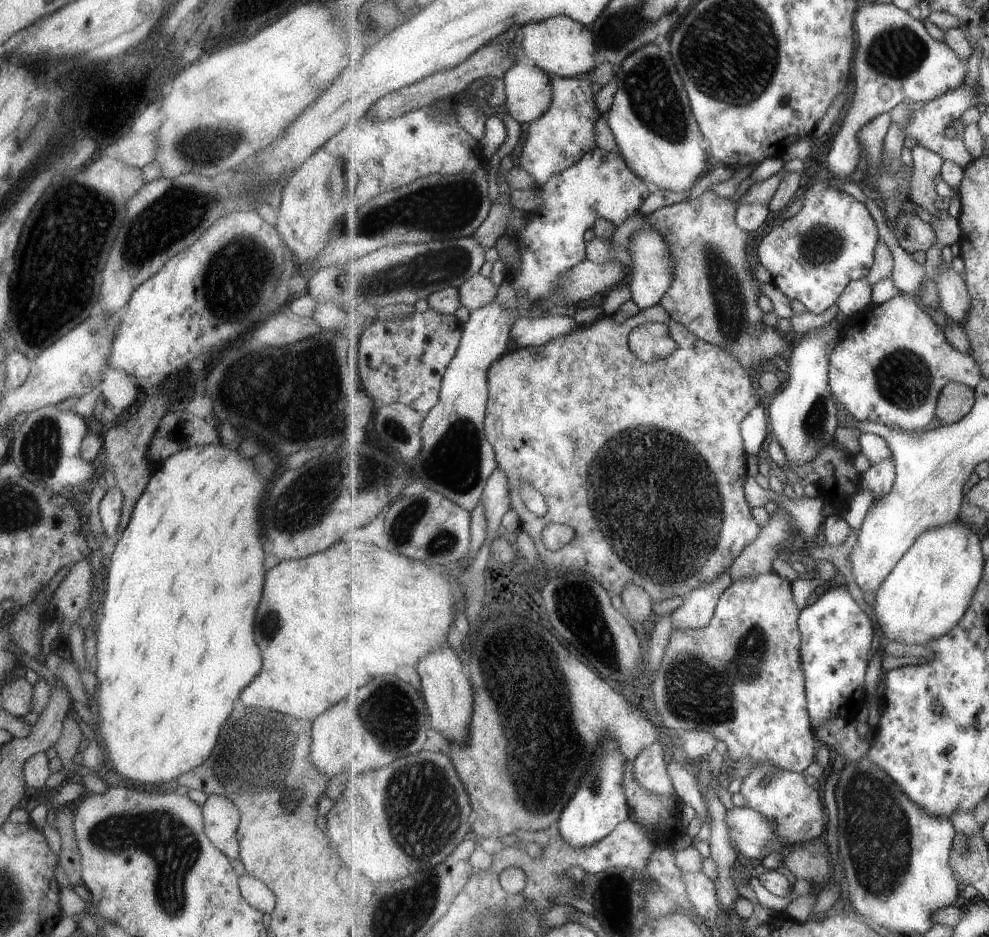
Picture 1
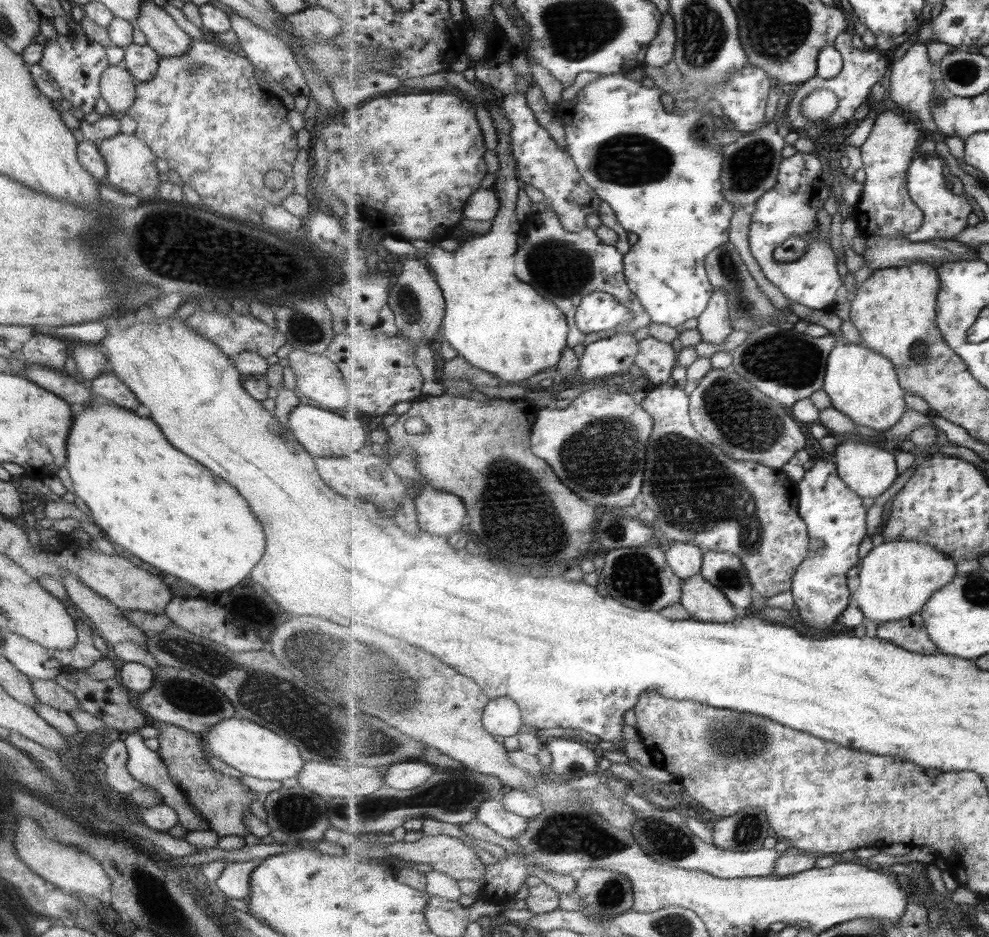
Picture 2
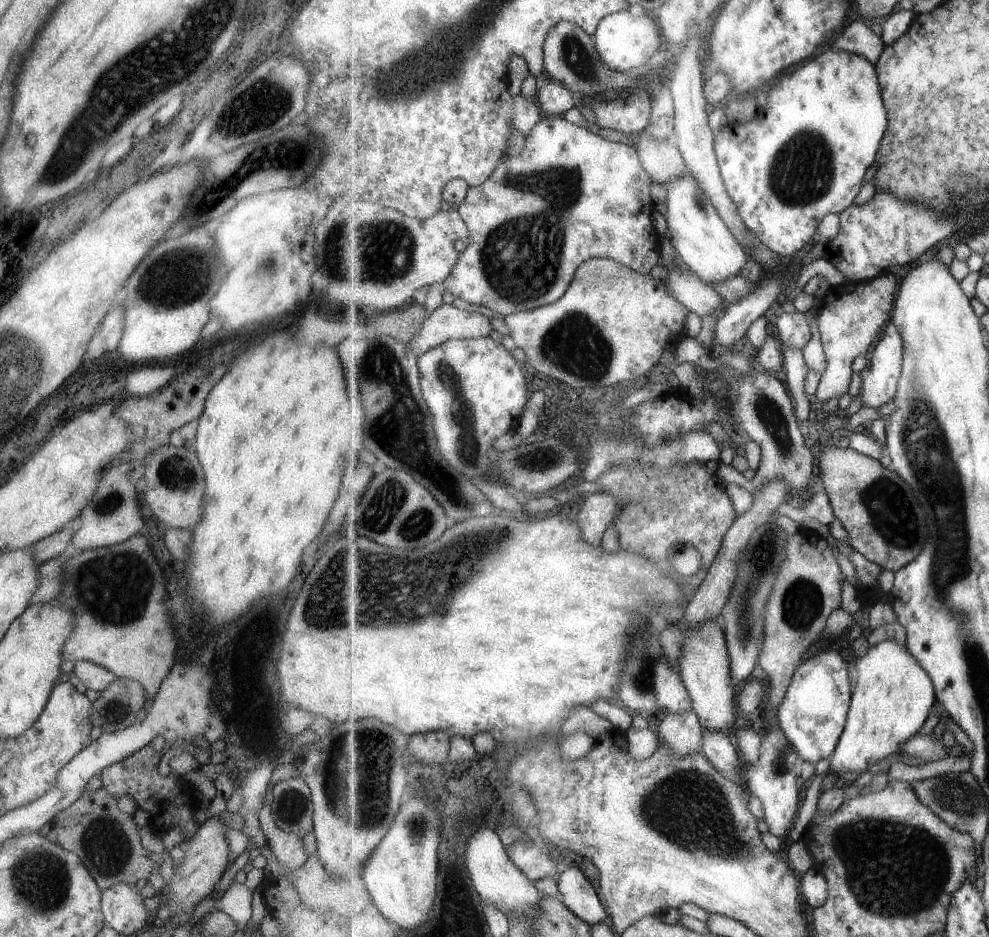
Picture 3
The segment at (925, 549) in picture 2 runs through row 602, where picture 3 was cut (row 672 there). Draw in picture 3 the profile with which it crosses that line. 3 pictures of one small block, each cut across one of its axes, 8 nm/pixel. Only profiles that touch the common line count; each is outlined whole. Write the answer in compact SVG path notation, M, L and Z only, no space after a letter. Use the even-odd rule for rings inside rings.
M889 639L858 657L854 664L857 672L856 686L848 712L846 727L838 747L829 758L830 772L841 778L841 774L860 775L867 772L873 764L881 764L888 756L899 752L902 746L915 736L927 722L933 704L938 702L937 689L930 674L919 664L918 658L907 646L900 645L895 639Z

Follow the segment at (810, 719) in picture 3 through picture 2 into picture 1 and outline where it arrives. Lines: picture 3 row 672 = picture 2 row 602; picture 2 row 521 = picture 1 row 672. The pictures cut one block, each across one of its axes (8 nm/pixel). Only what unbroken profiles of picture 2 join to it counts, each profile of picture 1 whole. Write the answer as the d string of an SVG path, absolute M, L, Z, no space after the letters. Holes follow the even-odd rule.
M834 583L834 588L802 609L798 624L803 636L802 660L807 676L808 711L817 739L817 728L833 718L856 717L865 706L869 698L865 688L866 674L872 659L875 630L871 618L844 583Z

